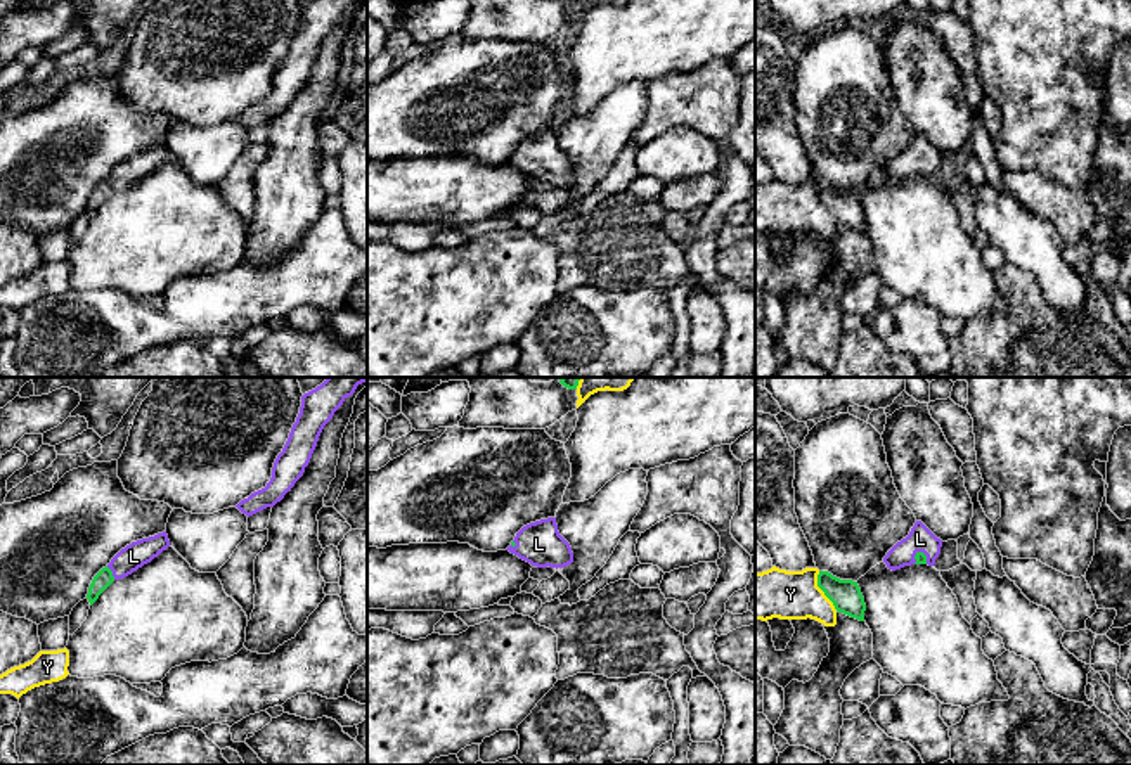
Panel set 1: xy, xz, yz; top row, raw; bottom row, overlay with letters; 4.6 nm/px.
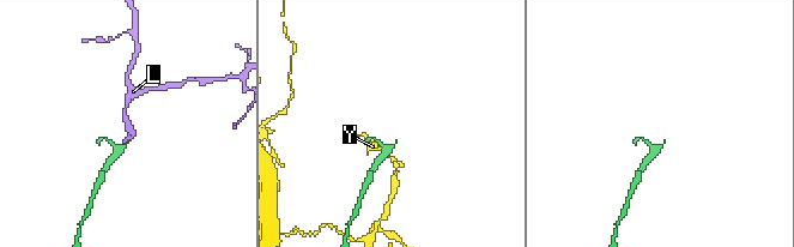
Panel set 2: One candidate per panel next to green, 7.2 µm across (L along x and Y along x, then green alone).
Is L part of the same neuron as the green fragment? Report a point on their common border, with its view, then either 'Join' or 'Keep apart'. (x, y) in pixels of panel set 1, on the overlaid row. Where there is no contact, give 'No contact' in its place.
Touches green at xy (111, 573). Join

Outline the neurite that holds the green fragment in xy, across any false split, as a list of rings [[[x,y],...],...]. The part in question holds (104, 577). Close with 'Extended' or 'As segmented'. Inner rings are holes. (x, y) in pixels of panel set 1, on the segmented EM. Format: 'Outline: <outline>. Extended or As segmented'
Outline: [[[163,531],[154,537],[132,542],[130,545],[121,549],[111,559],[111,562],[94,576],[87,594],[90,606],[114,580],[121,580],[132,575],[133,571],[158,557],[168,547],[170,540],[166,531]]]. Extended

